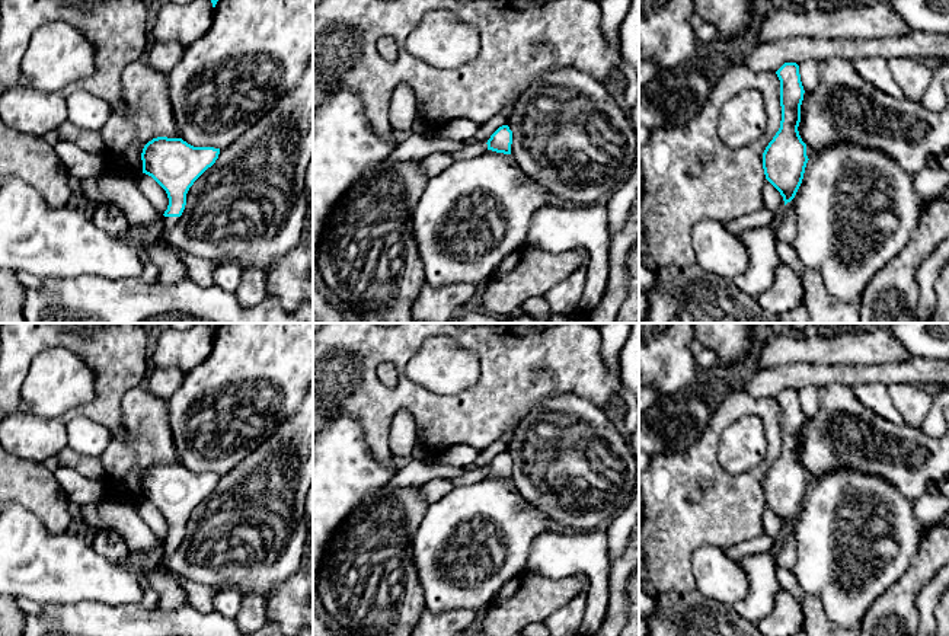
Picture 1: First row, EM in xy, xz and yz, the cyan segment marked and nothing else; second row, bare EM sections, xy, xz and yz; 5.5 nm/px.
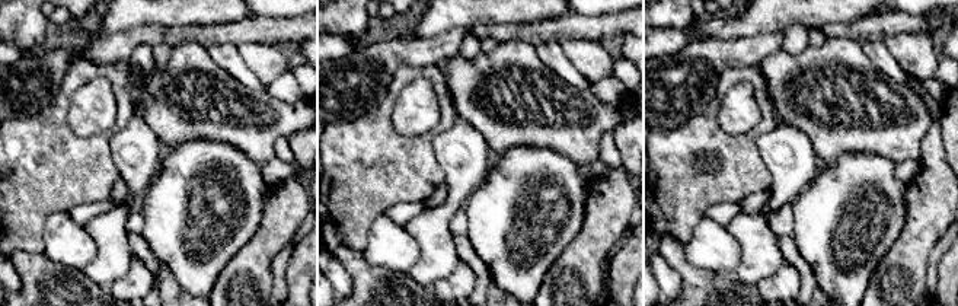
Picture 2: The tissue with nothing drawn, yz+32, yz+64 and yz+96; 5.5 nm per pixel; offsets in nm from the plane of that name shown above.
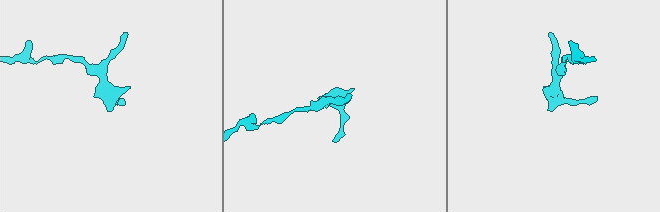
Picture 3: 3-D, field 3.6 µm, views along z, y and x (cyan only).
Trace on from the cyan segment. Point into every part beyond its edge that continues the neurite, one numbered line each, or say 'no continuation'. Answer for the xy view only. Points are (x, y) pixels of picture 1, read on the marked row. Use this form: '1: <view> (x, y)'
1: xy (166, 256)

